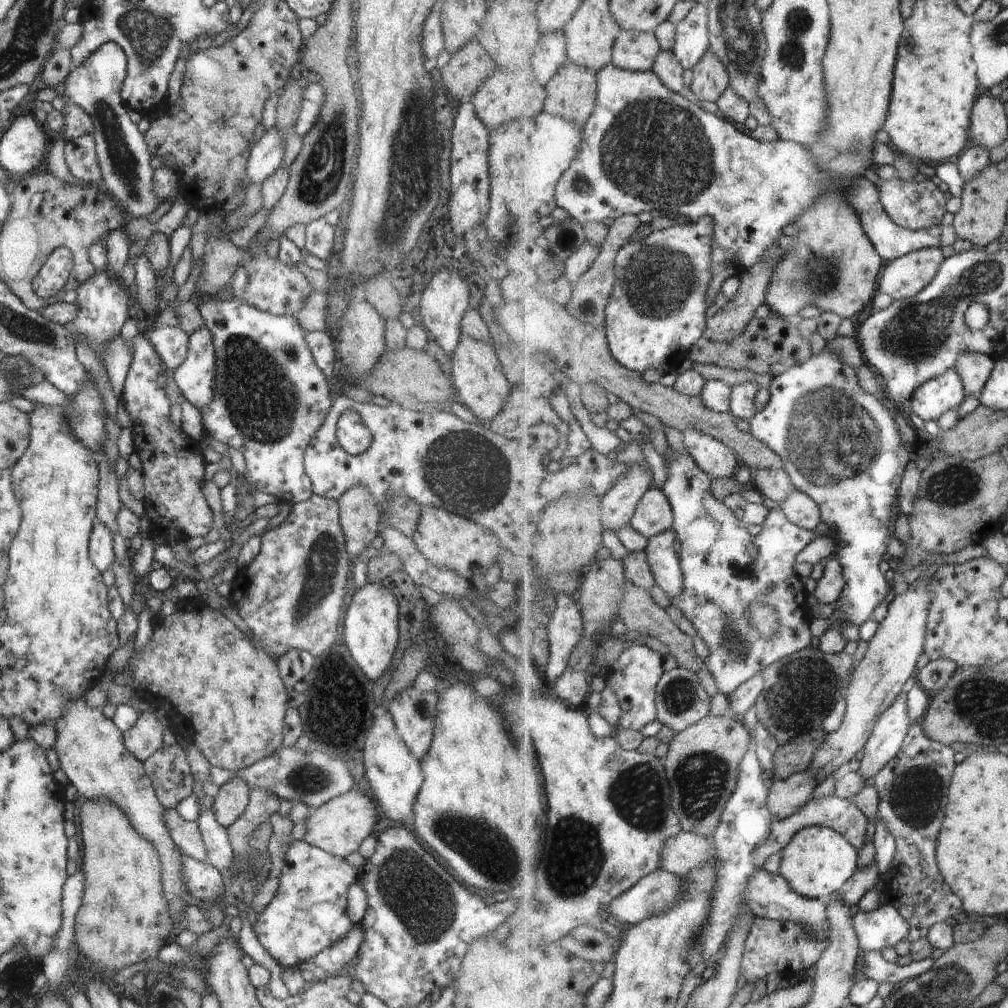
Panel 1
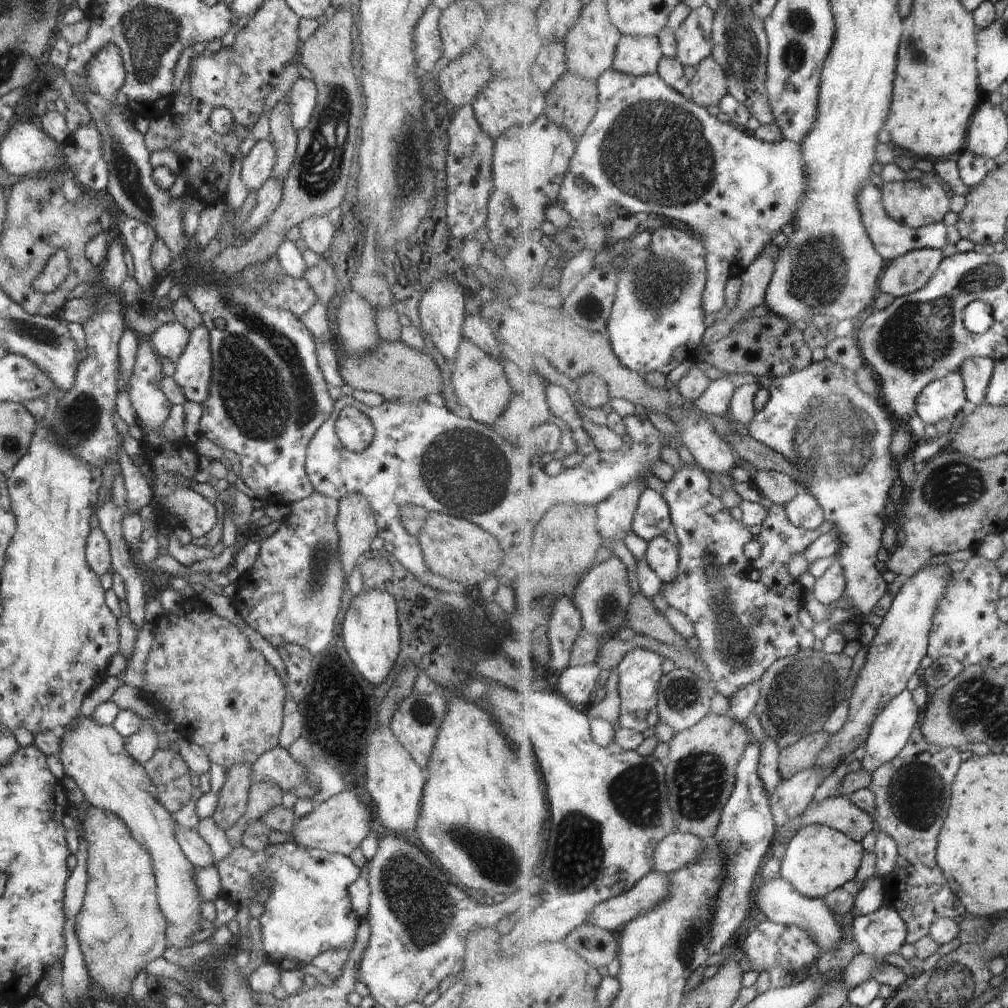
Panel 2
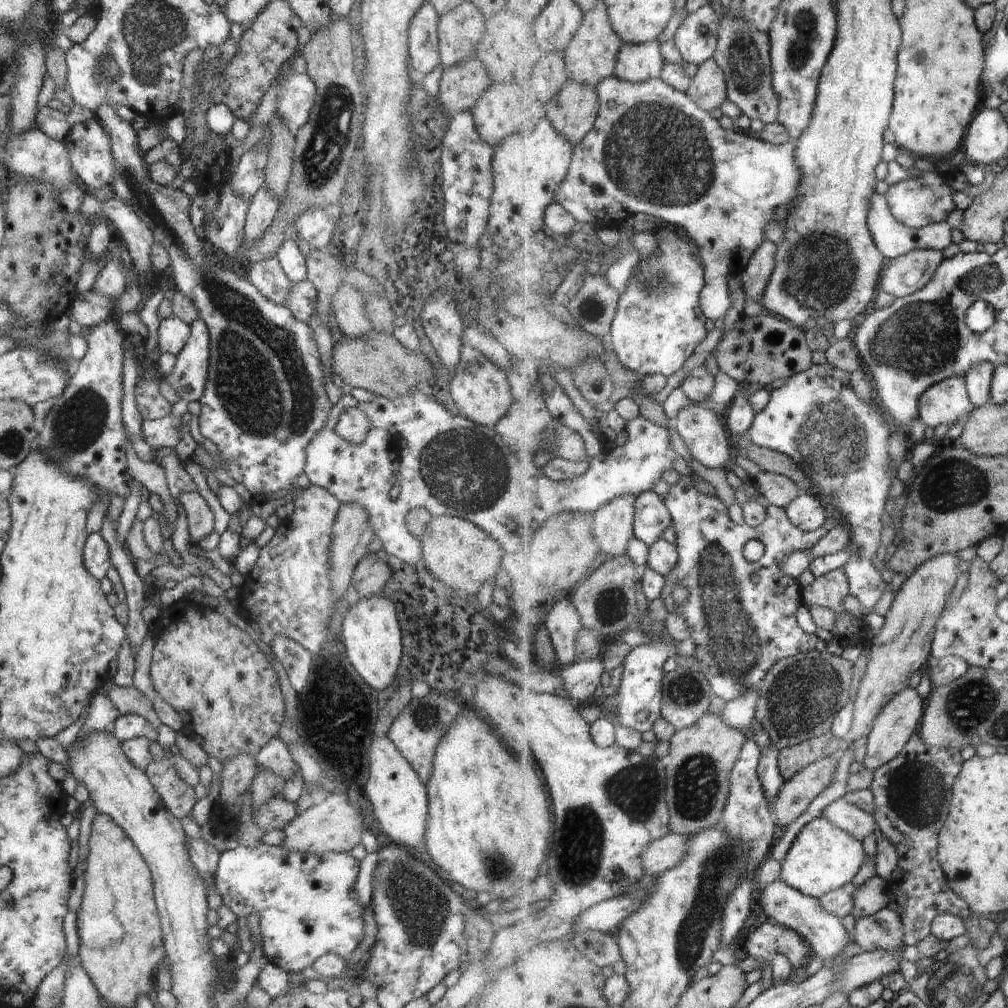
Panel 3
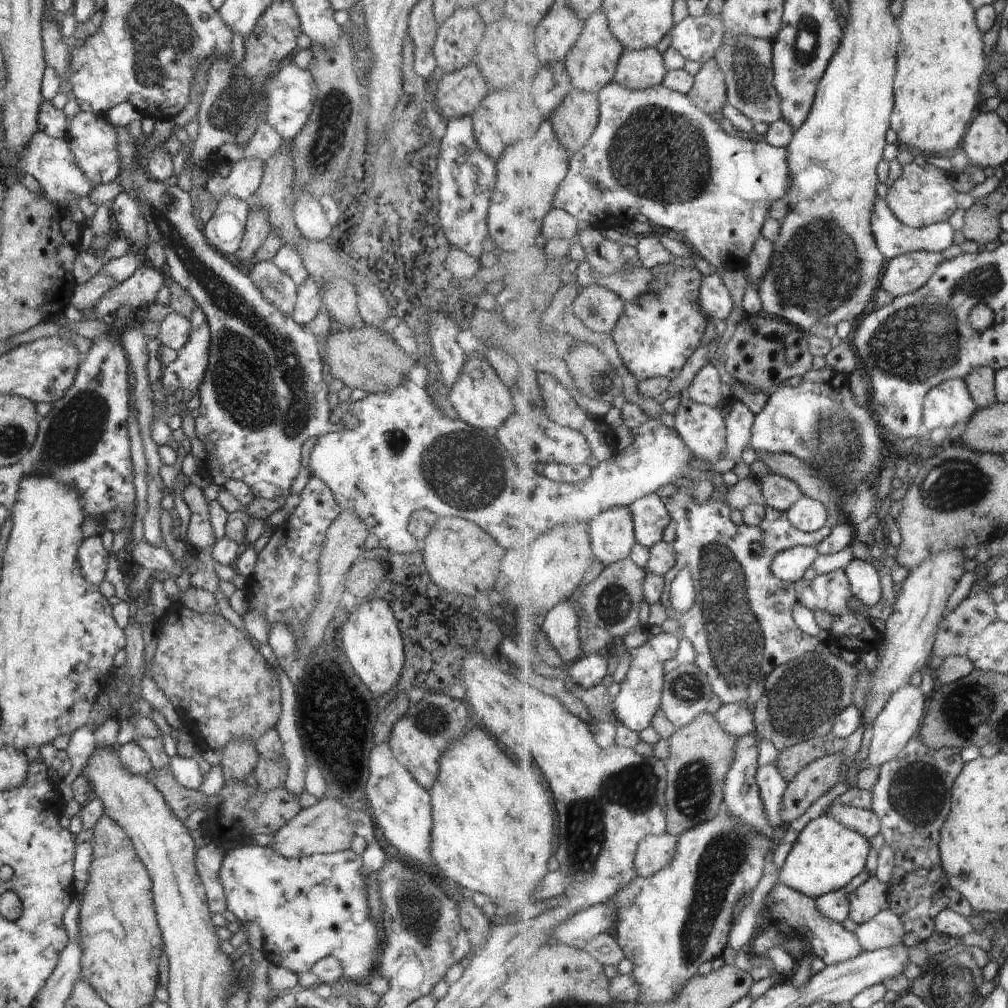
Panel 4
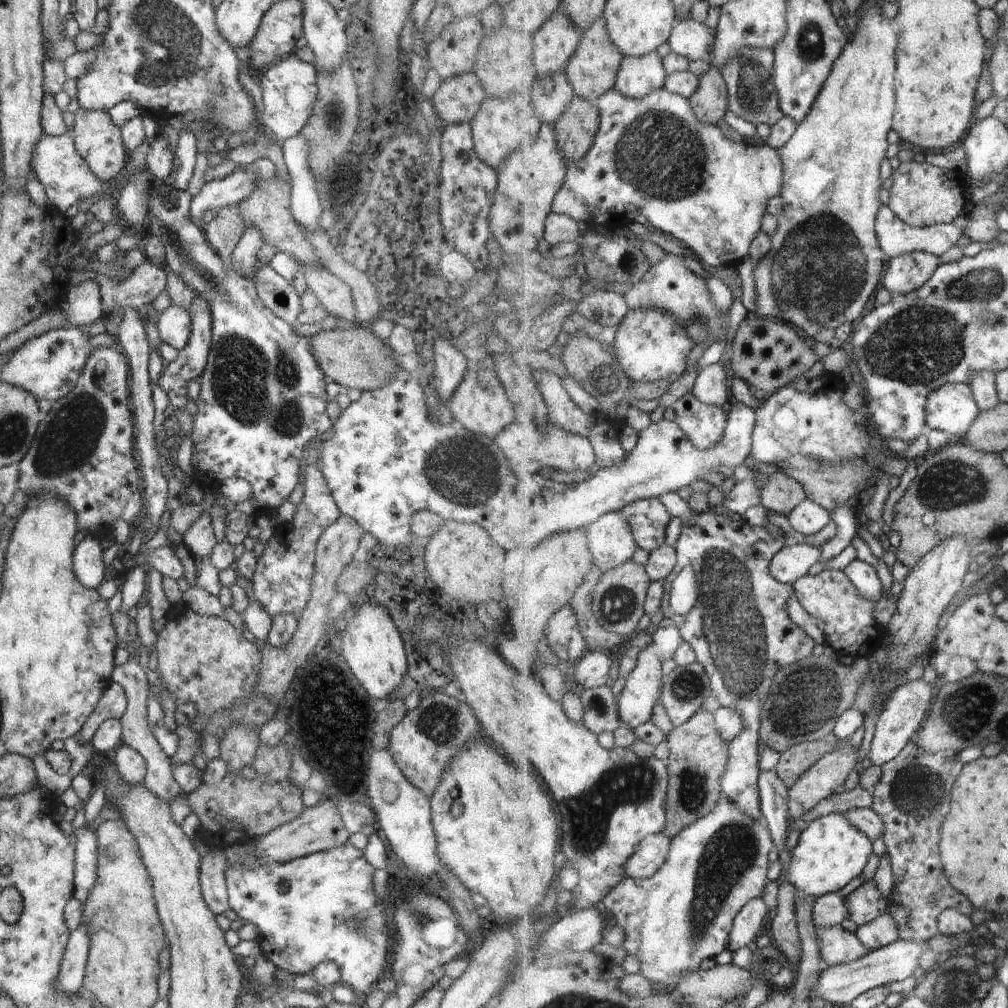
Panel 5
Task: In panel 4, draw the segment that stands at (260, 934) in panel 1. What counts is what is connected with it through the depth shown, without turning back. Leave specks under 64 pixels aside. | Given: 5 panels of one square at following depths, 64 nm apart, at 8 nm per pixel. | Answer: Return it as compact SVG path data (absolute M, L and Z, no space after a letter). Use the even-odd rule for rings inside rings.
M240 844L224 854L220 884L226 896L227 909L237 916L237 920L245 925L256 922L260 926L262 951L273 965L300 974L311 970L316 961L332 957L340 962L343 977L350 982L366 987L375 975L378 956L382 952L383 934L376 928L376 922L370 920L364 862L361 855L352 849L334 854L286 858L278 855L270 846Z

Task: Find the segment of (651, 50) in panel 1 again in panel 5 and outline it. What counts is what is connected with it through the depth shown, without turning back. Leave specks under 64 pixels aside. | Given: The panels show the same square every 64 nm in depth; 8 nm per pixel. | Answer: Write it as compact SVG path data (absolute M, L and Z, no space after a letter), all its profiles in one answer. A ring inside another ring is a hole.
M659 52L642 57L626 57L617 81L617 90L632 99L642 99L657 89L664 89L669 80L669 70L665 68L664 60Z

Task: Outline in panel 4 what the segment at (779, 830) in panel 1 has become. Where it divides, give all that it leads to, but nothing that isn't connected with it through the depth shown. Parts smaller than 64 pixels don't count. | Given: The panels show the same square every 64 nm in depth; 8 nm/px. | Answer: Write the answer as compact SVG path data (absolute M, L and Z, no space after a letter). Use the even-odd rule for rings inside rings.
M840 801L828 810L828 814L844 823L846 827L860 832L869 840L883 833L882 822L873 809L852 807Z

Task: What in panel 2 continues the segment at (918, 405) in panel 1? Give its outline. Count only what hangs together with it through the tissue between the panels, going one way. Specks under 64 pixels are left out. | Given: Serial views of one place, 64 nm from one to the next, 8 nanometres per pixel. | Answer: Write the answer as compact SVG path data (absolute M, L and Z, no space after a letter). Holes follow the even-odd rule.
M954 371L929 384L917 398L917 414L925 424L938 424L942 420L956 418L962 410L967 410L966 402L969 395L966 392L965 376L960 371Z

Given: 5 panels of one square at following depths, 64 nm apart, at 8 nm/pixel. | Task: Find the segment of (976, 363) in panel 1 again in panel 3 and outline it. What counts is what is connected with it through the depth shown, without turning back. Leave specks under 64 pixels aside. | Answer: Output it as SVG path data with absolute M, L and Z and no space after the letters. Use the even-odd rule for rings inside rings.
M982 362L982 364L974 364L966 374L967 387L974 406L982 407L992 403L995 370L992 362Z

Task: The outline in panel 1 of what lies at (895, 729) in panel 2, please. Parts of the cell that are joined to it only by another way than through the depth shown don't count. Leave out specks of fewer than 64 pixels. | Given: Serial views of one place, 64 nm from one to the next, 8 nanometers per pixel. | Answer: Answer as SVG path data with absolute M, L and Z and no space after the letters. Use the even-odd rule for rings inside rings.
M904 691L892 708L877 722L873 736L865 748L860 772L874 783L874 779L904 748L912 724L917 722L908 710L908 694Z

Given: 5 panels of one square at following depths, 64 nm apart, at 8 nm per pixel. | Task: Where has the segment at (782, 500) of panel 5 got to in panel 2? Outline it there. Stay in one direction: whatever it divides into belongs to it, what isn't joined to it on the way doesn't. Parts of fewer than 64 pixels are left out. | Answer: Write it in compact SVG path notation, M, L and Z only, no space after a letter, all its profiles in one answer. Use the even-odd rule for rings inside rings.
M759 470L753 475L752 483L762 495L781 505L790 504L803 491L793 476L778 471Z

